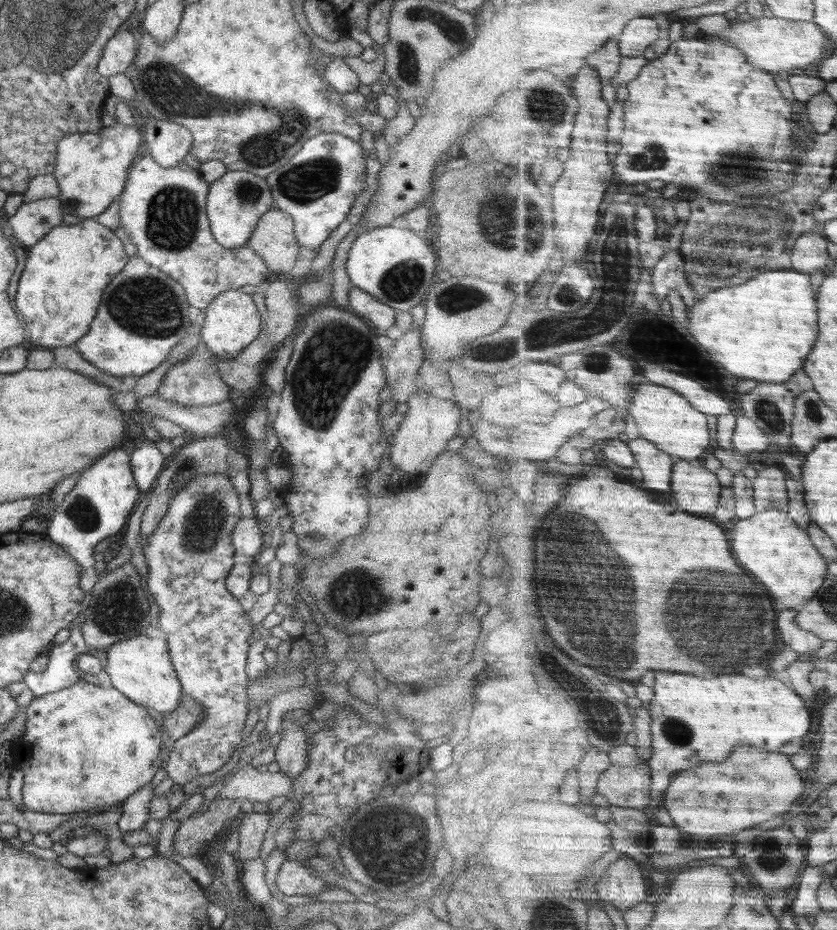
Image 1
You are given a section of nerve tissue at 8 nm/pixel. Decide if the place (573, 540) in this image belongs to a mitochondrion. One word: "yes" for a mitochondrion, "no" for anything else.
yes

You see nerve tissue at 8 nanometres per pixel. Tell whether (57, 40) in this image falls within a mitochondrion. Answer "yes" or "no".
yes

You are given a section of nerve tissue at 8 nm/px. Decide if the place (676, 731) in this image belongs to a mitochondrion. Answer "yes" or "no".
yes

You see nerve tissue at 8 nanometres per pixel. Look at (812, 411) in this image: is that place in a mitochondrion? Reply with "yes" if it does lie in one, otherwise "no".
yes

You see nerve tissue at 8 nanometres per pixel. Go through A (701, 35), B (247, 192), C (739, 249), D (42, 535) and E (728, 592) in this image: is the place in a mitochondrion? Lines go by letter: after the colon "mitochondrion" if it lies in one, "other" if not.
A: other
B: mitochondrion
C: mitochondrion
D: other
E: mitochondrion

